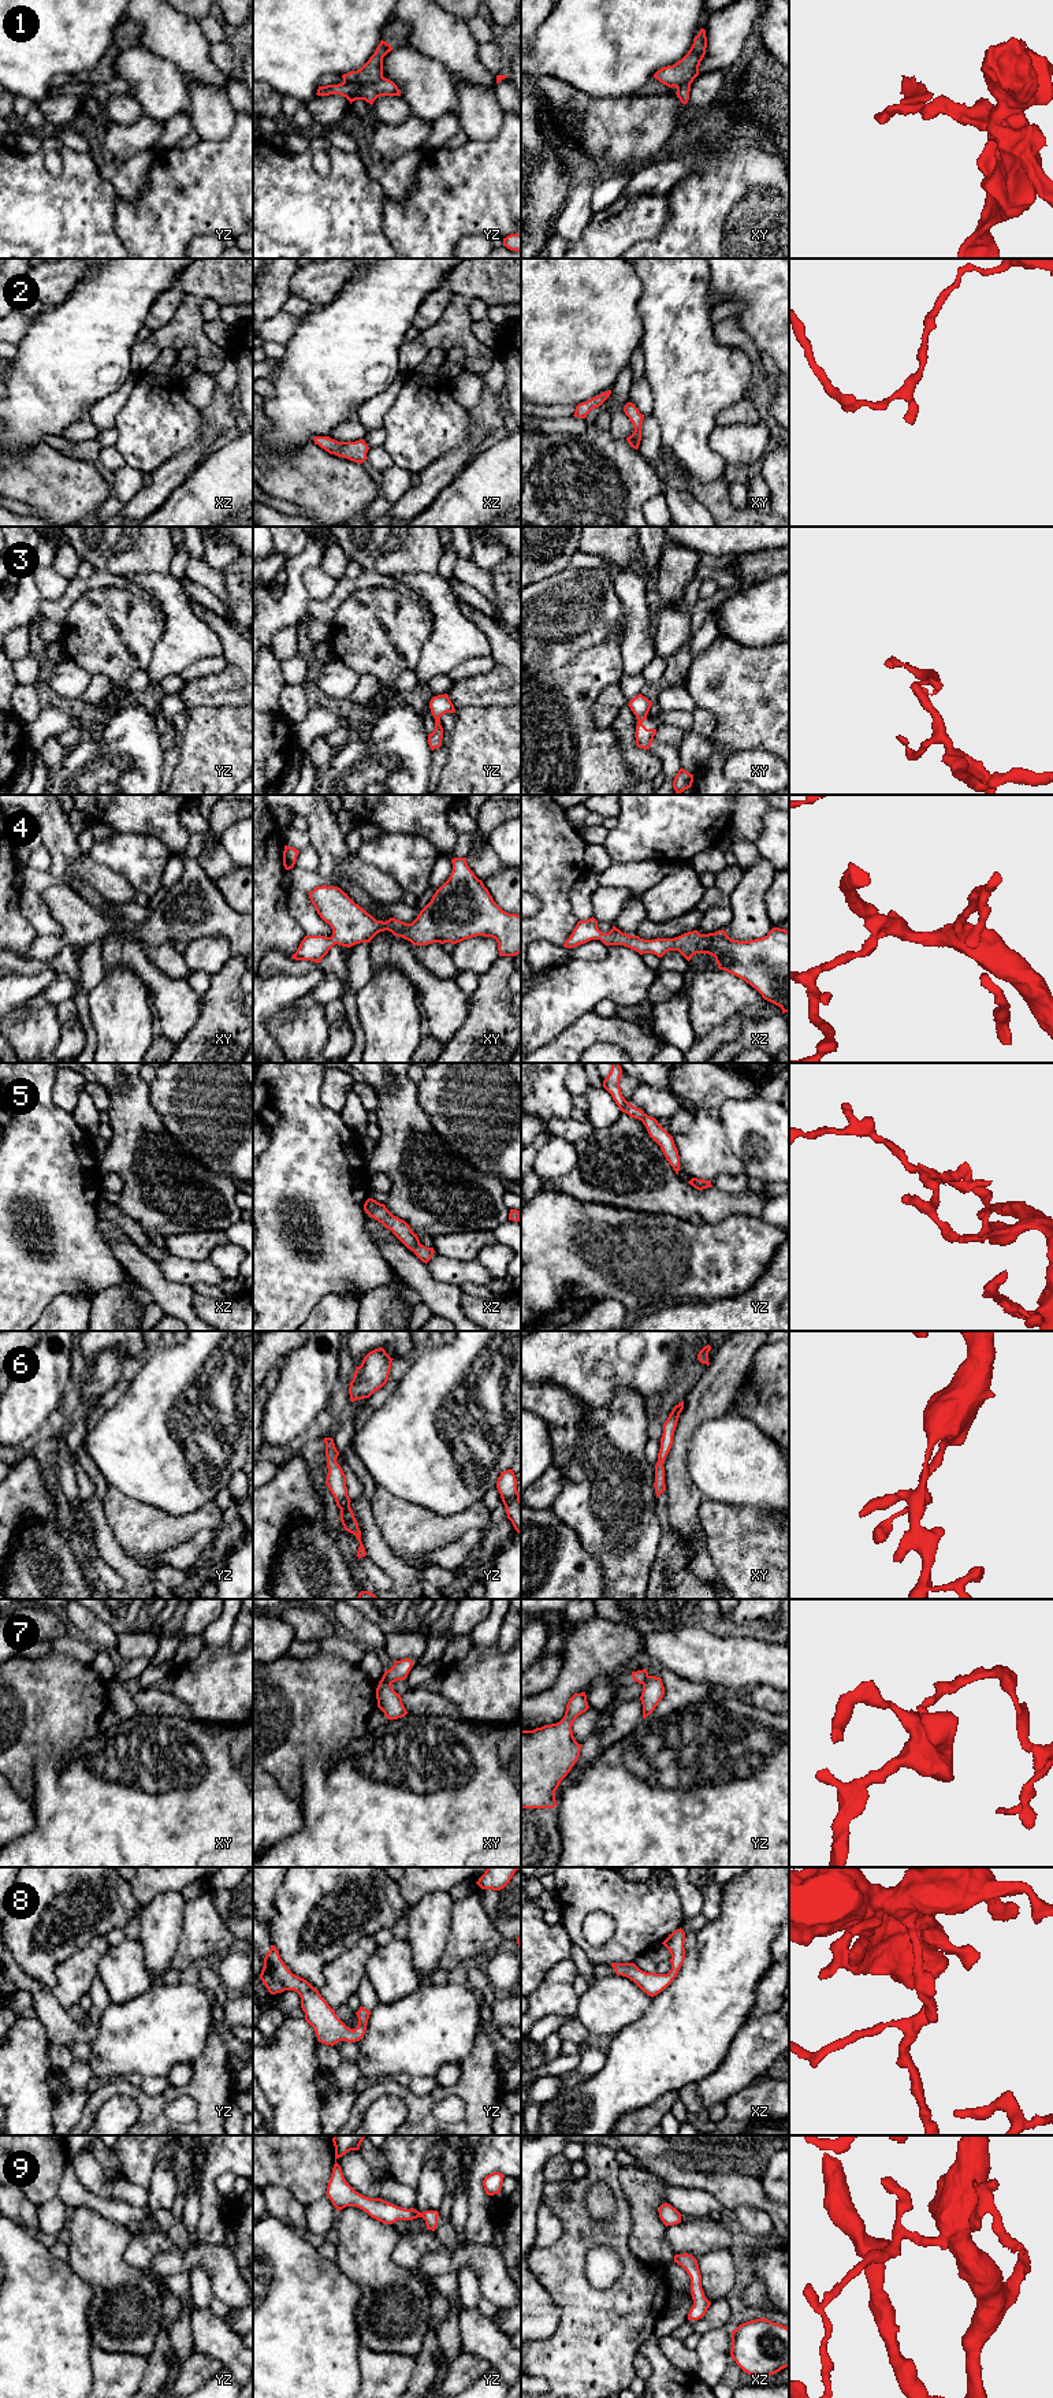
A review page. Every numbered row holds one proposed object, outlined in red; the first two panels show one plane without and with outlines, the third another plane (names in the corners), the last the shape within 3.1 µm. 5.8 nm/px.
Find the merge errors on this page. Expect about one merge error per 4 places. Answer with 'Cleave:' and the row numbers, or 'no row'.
Cleave: 1, 7

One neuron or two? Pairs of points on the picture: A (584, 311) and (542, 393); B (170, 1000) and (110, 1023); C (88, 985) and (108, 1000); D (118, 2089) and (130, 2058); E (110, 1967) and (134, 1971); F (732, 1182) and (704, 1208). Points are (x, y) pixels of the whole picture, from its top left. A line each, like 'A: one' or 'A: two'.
A: one
B: two
C: two
D: two
E: one
F: two

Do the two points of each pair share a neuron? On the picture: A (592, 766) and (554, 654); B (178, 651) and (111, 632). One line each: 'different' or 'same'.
A: different
B: different

